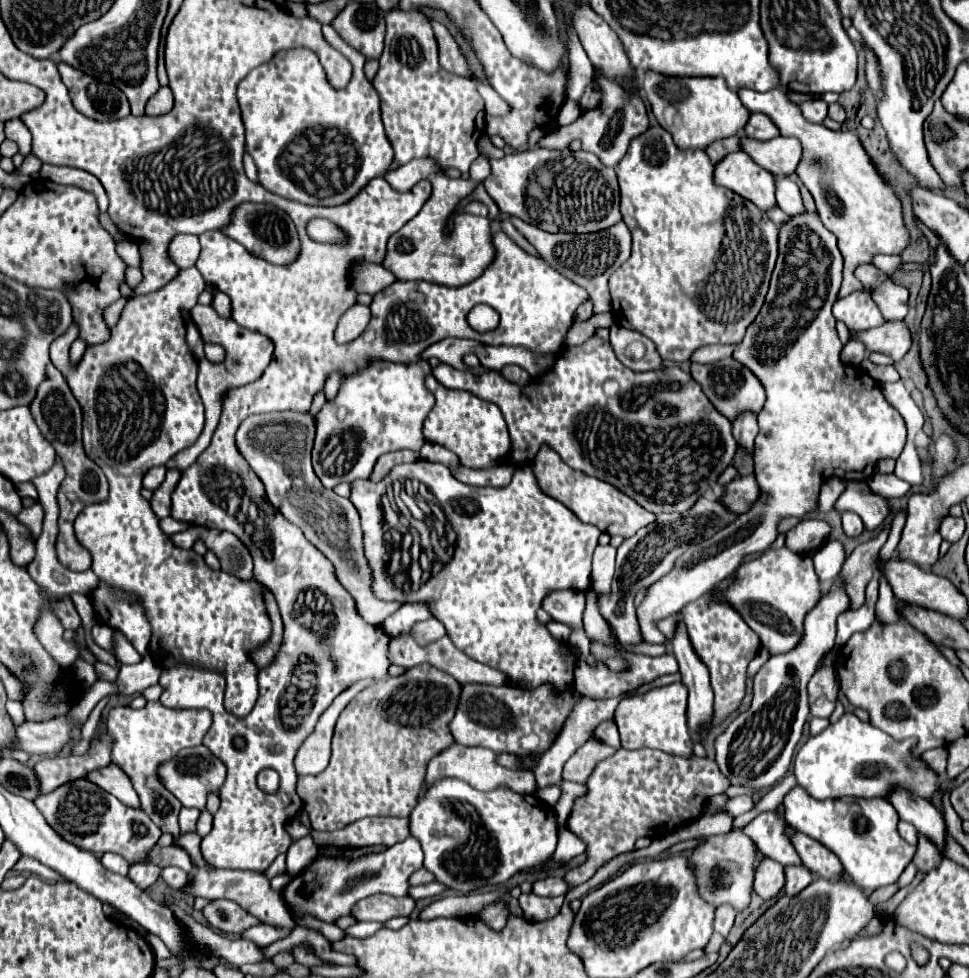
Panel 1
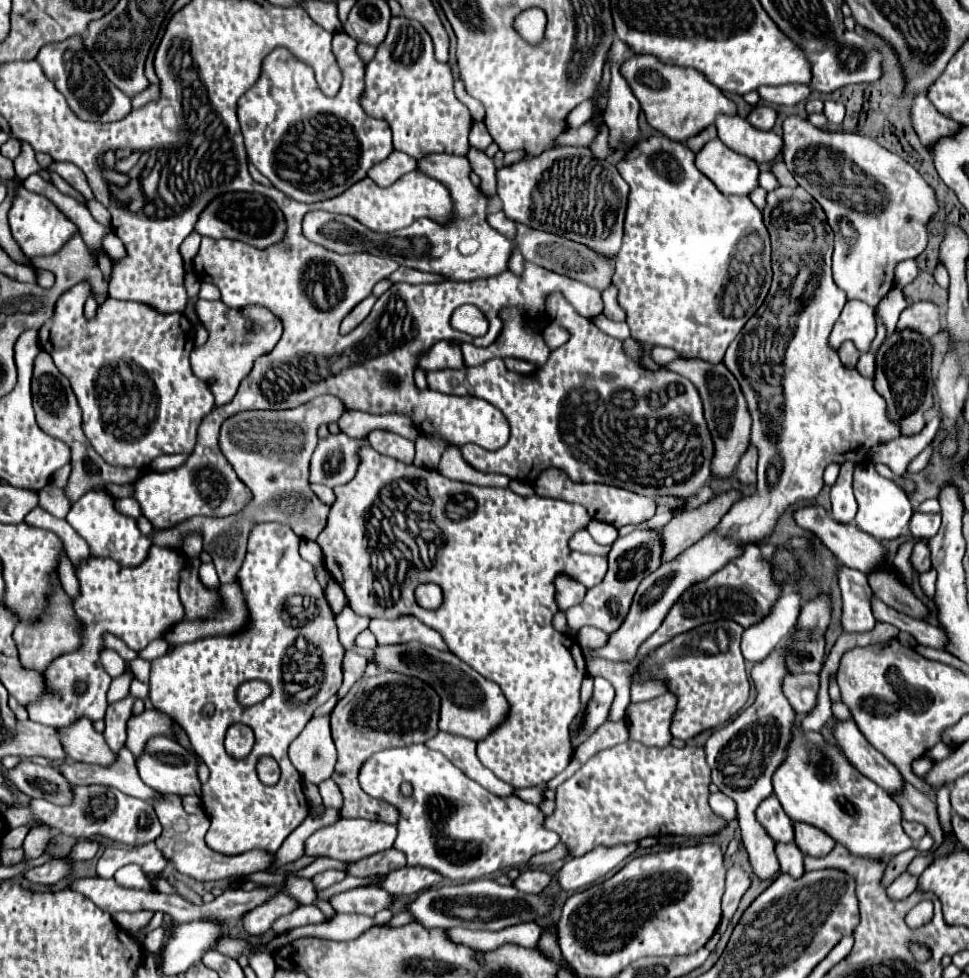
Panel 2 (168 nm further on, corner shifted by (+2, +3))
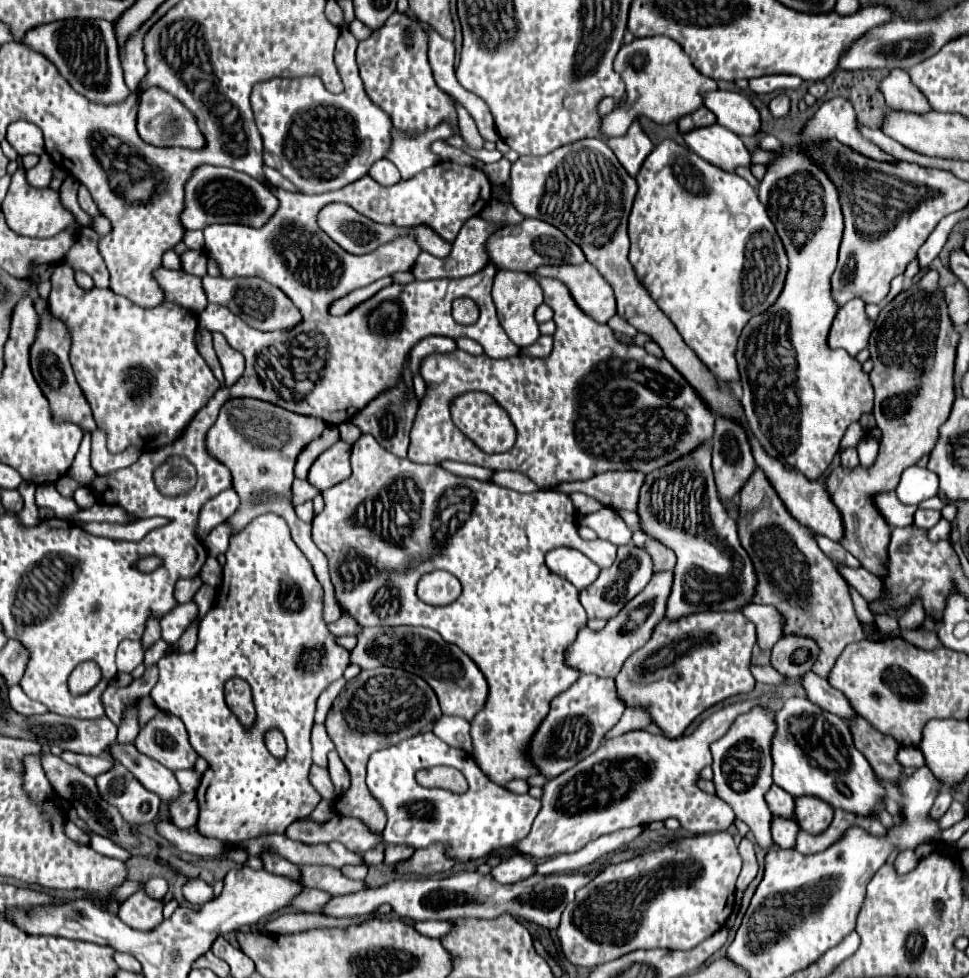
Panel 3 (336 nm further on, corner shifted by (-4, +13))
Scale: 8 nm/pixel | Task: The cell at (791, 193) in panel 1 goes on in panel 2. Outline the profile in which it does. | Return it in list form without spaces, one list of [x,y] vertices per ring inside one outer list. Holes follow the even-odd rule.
[[[761,167],[761,173],[759,173],[759,187],[763,187],[765,191],[779,187],[777,179],[773,177],[773,173],[771,173],[767,167]]]

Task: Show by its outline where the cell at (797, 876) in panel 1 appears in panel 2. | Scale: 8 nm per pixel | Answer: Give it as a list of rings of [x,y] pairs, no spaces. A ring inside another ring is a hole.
[[[777,843],[775,853],[781,865],[783,873],[789,873],[791,877],[801,877],[803,875],[803,853],[795,843]]]

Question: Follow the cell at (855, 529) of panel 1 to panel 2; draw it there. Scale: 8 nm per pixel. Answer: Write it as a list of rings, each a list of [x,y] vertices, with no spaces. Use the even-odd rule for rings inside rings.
[[[843,463],[839,477],[831,487],[831,515],[843,523],[851,521],[857,513],[857,501],[853,497],[853,469],[853,463]]]

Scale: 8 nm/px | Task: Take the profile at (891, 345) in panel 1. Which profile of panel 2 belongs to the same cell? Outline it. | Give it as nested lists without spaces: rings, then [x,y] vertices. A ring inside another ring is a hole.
[[[919,301],[909,305],[897,323],[899,329],[919,329],[925,337],[937,335],[943,325],[941,325],[941,309],[933,301]]]

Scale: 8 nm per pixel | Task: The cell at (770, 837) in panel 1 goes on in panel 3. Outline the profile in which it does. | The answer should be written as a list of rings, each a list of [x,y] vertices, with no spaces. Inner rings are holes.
[[[773,785],[767,795],[765,801],[771,809],[773,815],[781,815],[785,819],[793,819],[793,807],[795,807],[795,799],[791,795],[785,795],[785,791],[781,791],[781,787]]]

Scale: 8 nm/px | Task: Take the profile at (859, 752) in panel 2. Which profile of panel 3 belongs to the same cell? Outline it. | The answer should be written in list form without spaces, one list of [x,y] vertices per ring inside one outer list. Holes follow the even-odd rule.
[[[809,671],[807,675],[803,675],[803,687],[807,691],[807,697],[817,703],[821,709],[837,715],[843,721],[853,721],[853,717],[857,713],[853,713],[853,707],[849,703],[849,699],[845,695],[841,695],[841,691],[833,689],[829,685],[829,681],[821,679],[819,675],[815,675],[813,671]]]

